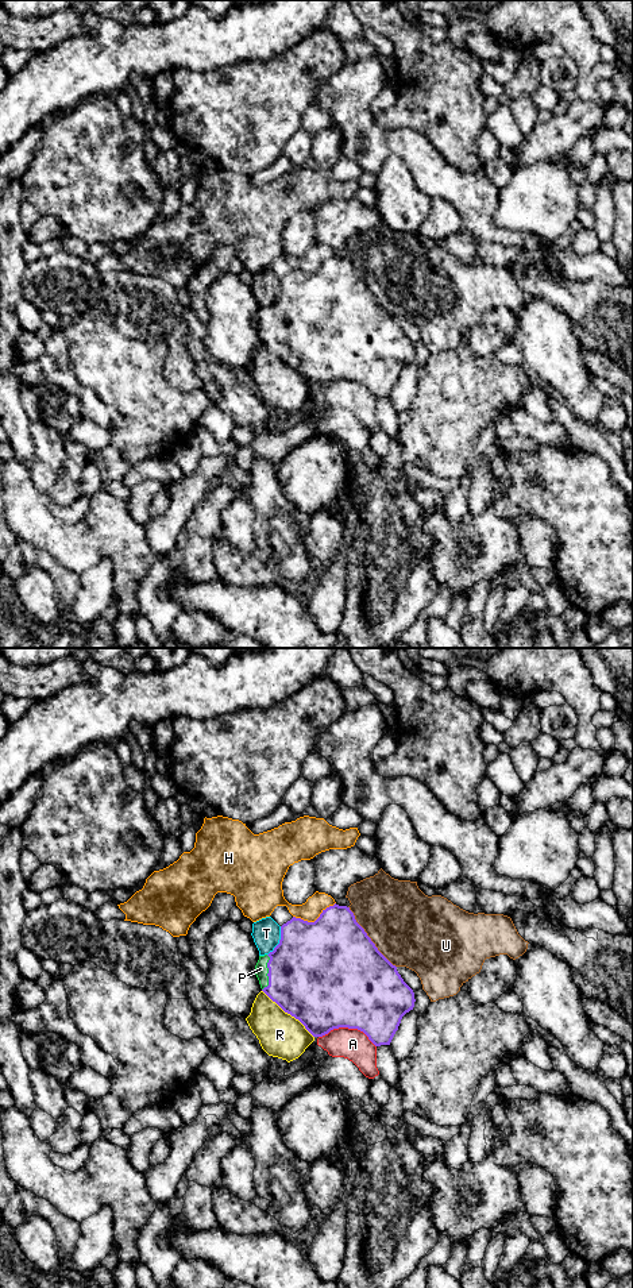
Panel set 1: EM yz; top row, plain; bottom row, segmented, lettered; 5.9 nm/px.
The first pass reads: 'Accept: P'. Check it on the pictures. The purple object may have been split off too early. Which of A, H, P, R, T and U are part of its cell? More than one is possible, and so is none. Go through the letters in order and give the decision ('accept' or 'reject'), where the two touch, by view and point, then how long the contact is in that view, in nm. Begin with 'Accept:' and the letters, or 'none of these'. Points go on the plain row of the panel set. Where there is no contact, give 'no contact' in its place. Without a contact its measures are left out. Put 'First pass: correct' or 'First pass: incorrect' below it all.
Accept: P
A: reject; contact yz (348, 380); length 360 nm
H: reject; contact yz (315, 273); length 280 nm
P: accept; contact yz (269, 324); length 220 nm
R: reject; contact yz (289, 365); length 420 nm
T: reject; contact yz (280, 293); length 190 nm
U: reject; contact yz (369, 289); length 460 nm
First pass: correct

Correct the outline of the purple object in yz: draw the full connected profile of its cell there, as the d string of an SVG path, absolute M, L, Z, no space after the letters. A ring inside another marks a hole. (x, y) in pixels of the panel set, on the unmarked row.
M333 257L323 262L314 274L293 269L281 278L281 292L273 304L259 308L255 327L262 343L285 365L298 371L313 389L333 381L348 379L363 383L375 397L390 397L402 369L414 359L414 344L375 298L347 258Z

